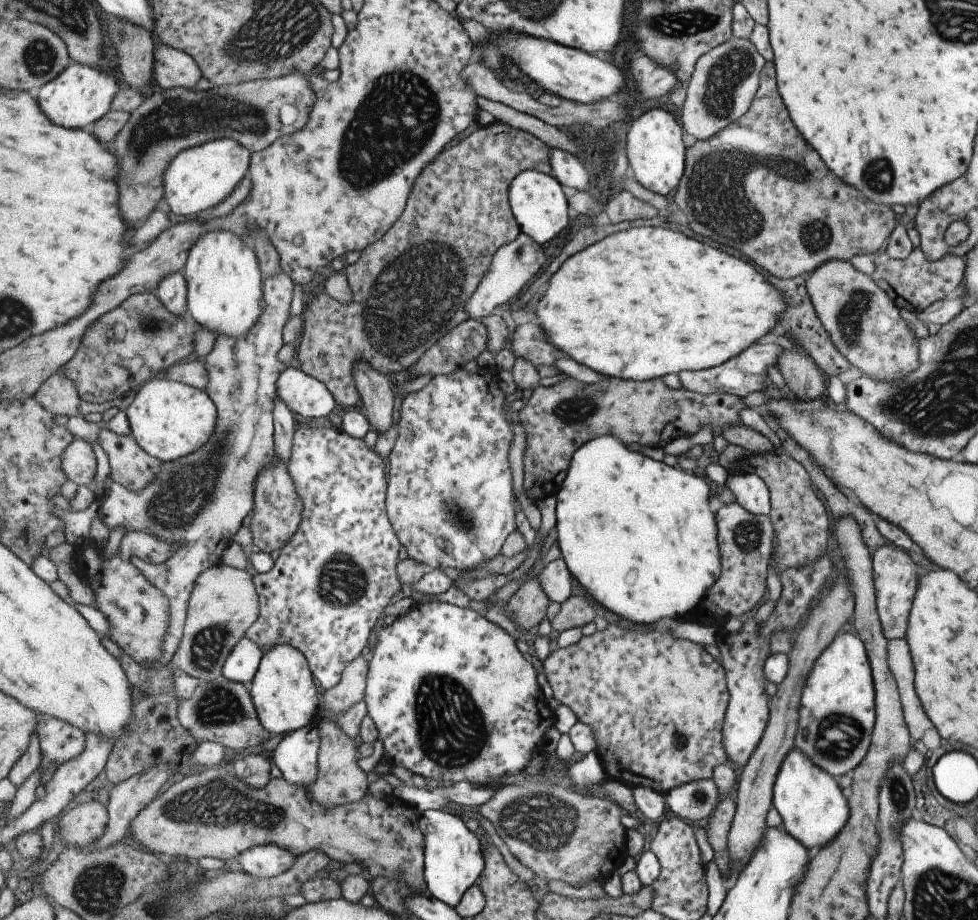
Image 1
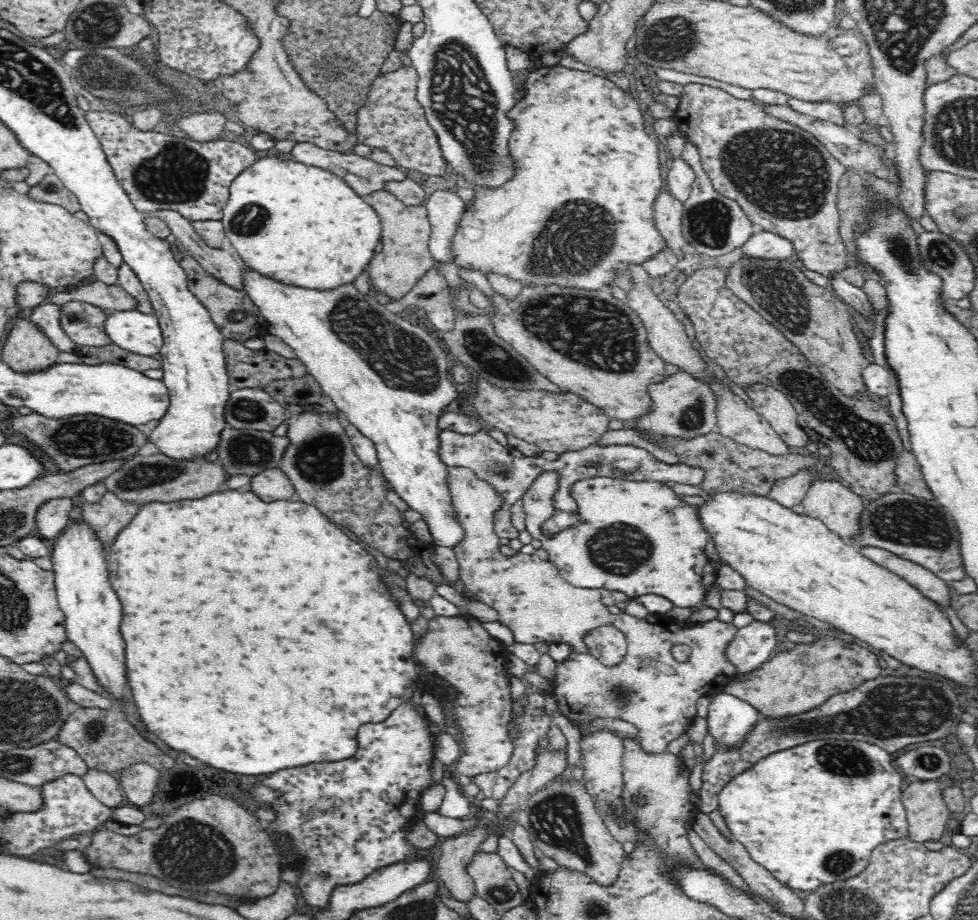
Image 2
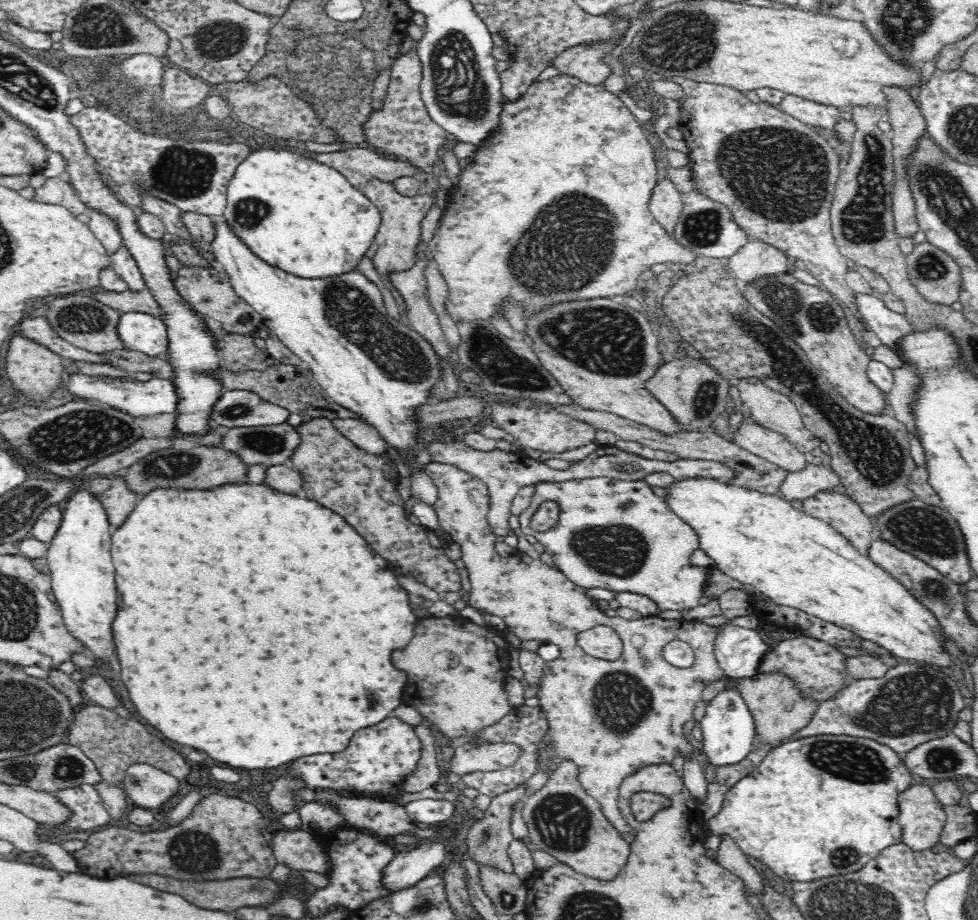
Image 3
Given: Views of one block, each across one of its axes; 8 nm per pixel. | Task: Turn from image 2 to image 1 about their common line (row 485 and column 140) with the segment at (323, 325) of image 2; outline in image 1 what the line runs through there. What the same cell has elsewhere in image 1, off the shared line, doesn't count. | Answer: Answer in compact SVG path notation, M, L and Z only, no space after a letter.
M157 376L143 388L139 388L133 404L127 408L127 420L131 434L139 446L161 462L177 462L195 454L209 442L217 428L219 408L207 390L199 390L189 384L179 384L165 376Z

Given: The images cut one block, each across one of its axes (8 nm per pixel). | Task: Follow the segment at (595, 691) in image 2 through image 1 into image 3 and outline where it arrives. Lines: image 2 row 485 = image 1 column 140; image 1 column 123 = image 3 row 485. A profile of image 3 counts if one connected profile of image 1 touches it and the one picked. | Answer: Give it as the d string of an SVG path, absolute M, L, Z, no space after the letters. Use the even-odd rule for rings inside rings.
M430 462L424 472L434 480L438 488L438 500L434 504L434 510L438 514L440 528L450 534L450 540L454 544L462 546L462 562L466 564L464 576L468 578L468 592L470 592L470 606L476 610L484 610L486 614L500 616L508 628L514 630L518 638L526 640L538 640L544 644L556 644L560 646L560 656L552 662L546 662L544 678L540 684L540 690L536 692L538 704L542 714L548 720L548 730L538 744L536 764L538 770L546 774L558 772L558 768L570 760L576 766L576 780L584 788L588 796L598 800L600 808L604 810L604 816L612 826L624 834L634 832L634 828L628 826L628 822L622 818L618 810L618 792L626 778L636 776L638 772L650 768L650 766L662 766L672 764L676 756L682 758L696 758L692 744L684 736L684 724L694 718L694 708L698 700L702 700L702 692L708 684L720 680L724 676L722 668L718 666L714 658L714 638L716 628L696 622L680 620L664 620L658 616L652 618L640 618L640 620L626 620L622 616L606 616L606 612L600 612L598 602L594 598L588 598L588 590L574 584L564 572L560 572L556 566L546 566L540 560L532 560L526 554L498 554L494 550L496 534L488 520L488 508L490 508L490 494L482 480L476 480L472 474L456 470L454 466ZM596 626L610 626L618 638L622 640L622 654L616 660L602 660L594 658L578 642L578 636L590 628ZM674 642L688 642L696 652L696 662L690 668L676 668L664 658L664 648Z

